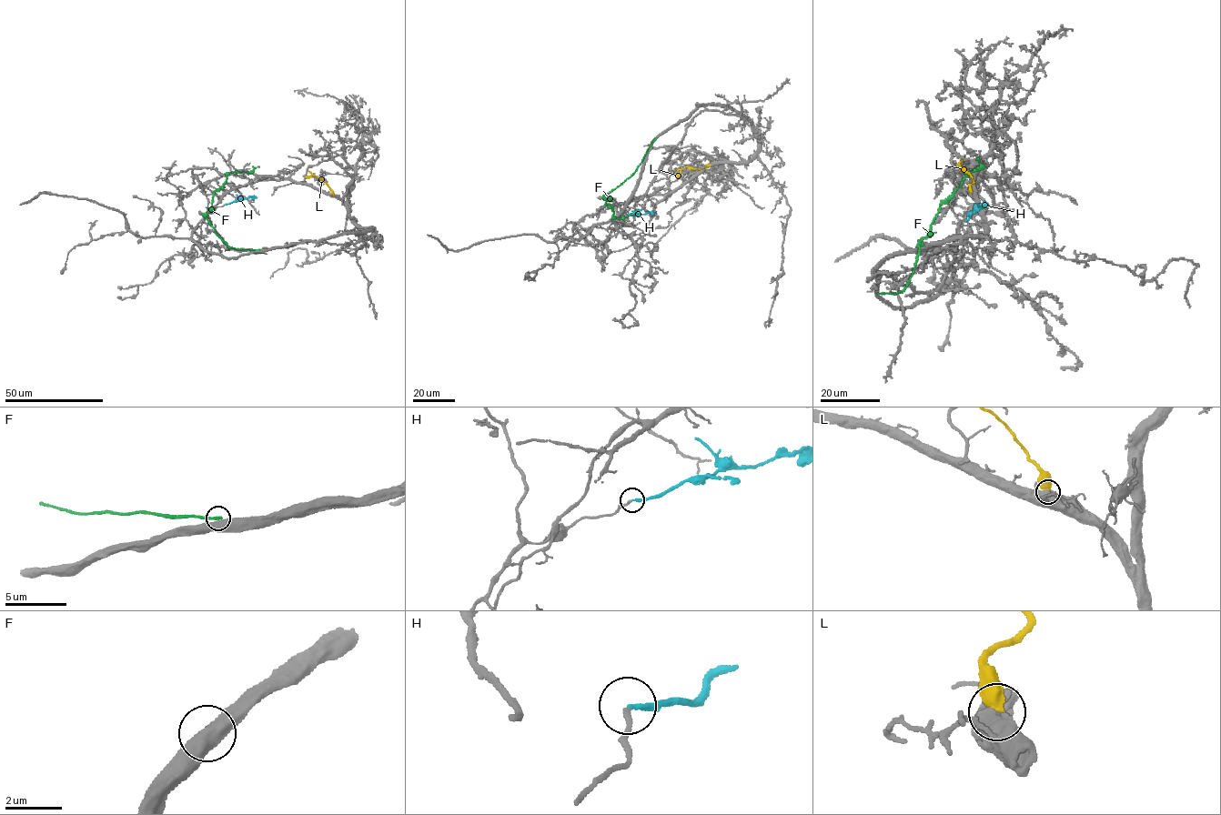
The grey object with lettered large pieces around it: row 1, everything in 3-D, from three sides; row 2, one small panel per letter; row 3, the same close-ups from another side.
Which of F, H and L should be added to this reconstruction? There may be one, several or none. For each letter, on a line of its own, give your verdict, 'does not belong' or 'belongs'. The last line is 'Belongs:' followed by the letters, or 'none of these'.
F: does not belong
H: does not belong
L: does not belong
Belongs: none of these

